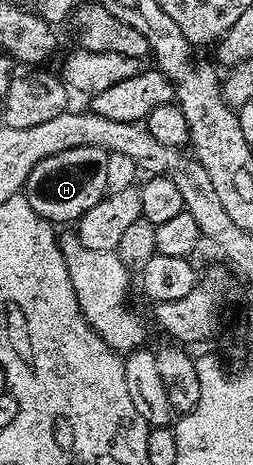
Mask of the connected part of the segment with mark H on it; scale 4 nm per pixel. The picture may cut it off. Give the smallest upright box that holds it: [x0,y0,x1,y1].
[22,146,109,224]

